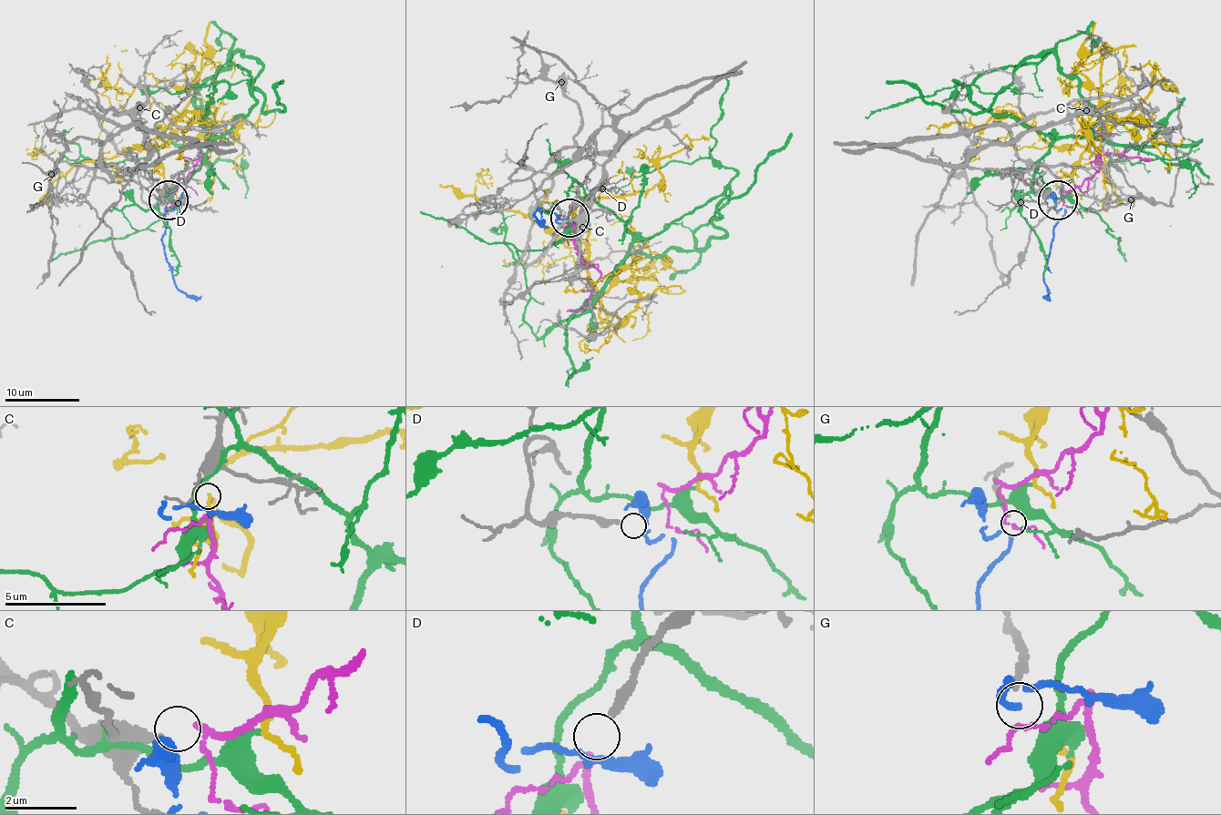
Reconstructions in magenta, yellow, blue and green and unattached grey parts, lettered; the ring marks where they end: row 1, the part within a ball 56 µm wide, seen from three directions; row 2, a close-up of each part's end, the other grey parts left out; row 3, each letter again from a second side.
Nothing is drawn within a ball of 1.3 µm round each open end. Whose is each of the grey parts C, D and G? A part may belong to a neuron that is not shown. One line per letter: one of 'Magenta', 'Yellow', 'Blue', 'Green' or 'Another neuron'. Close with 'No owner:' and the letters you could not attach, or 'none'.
C: Magenta
D: Another neuron
G: Blue
No owner: D

